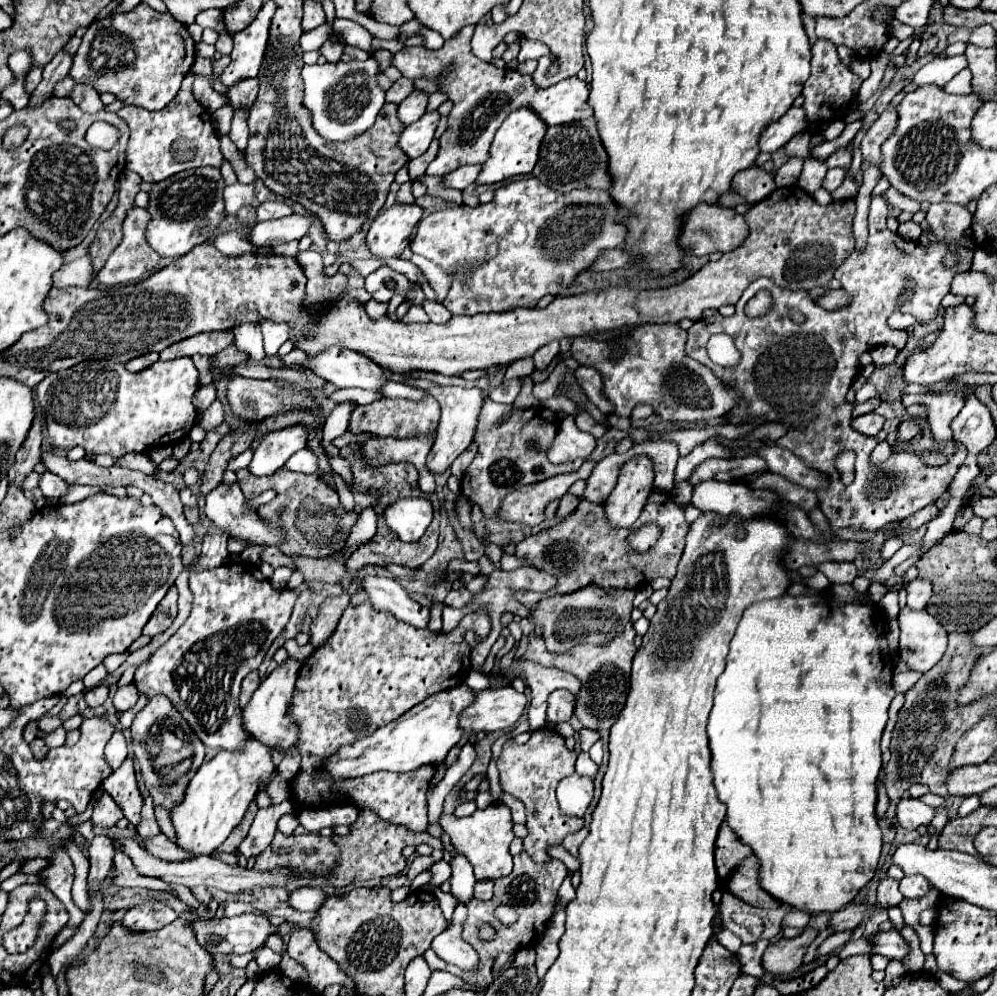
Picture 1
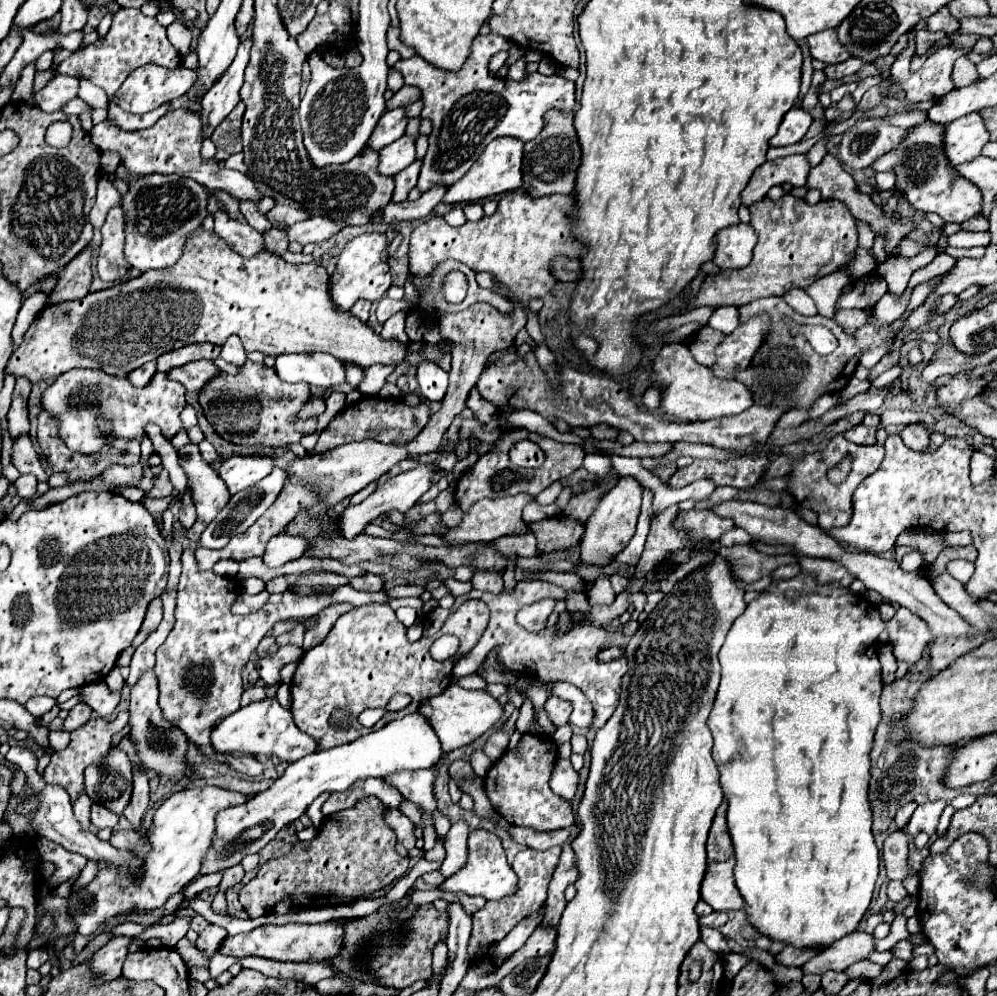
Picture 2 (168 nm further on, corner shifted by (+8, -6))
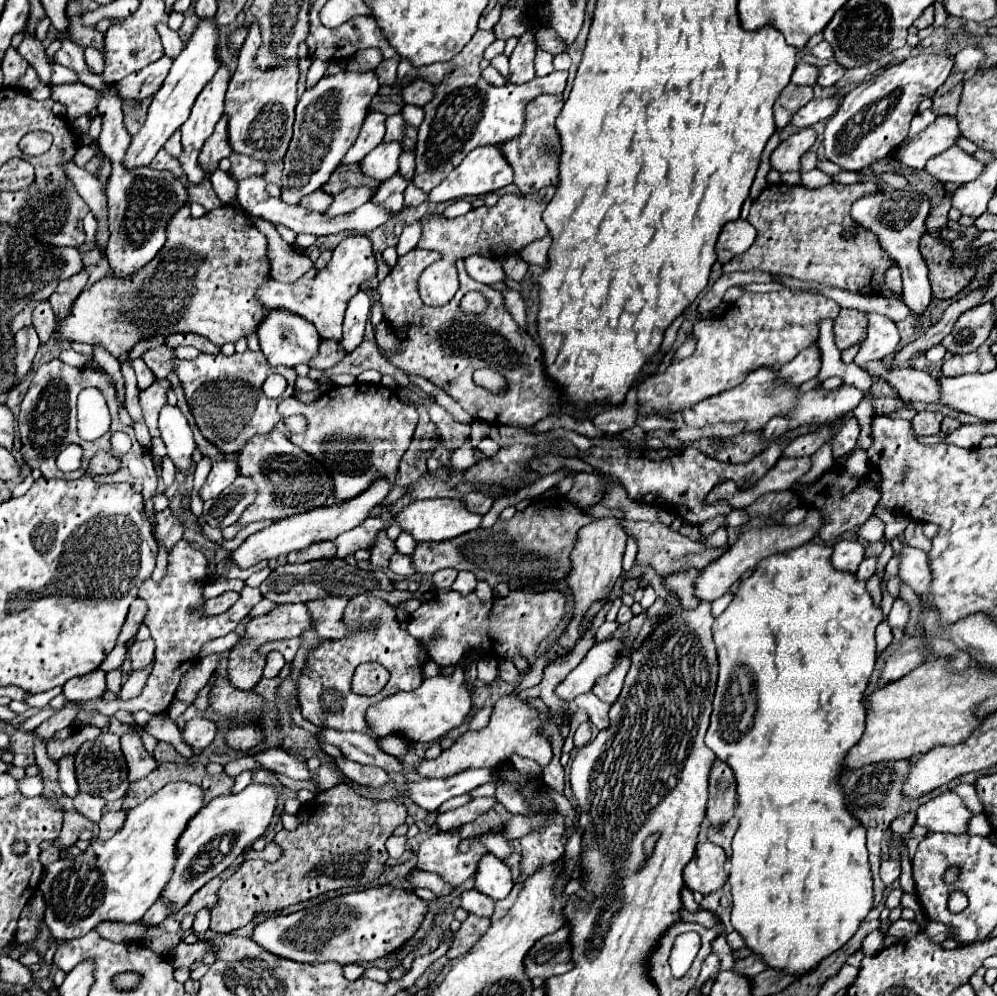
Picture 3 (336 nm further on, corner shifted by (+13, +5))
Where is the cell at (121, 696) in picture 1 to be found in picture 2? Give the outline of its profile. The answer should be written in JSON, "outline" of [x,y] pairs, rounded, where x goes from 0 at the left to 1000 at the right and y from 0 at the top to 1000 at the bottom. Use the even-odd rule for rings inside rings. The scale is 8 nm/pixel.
{"outline":[[[102,683],[82,689],[80,697],[82,697],[82,703],[84,703],[86,707],[90,707],[92,713],[94,713],[98,719],[104,719],[104,721],[110,719],[110,717],[116,713],[118,705],[120,705],[120,695],[108,693],[108,689],[106,689]]]}

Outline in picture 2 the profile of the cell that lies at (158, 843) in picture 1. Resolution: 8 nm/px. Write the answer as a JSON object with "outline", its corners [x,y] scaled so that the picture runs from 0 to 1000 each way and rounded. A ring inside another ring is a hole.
{"outline":[[[118,833],[112,837],[110,845],[116,849],[116,851],[122,851],[122,853],[132,853],[132,855],[146,855],[146,851],[150,851],[150,847],[146,847],[146,841],[144,837],[140,835],[134,835],[134,833]]]}

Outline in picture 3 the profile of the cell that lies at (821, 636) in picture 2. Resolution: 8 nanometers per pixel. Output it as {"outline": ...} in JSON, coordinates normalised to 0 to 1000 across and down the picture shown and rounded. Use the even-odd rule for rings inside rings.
{"outline":[[[807,545],[799,551],[771,557],[761,563],[755,575],[741,585],[739,595],[735,597],[731,609],[715,626],[715,642],[719,648],[721,660],[721,684],[715,702],[713,728],[707,738],[707,747],[723,764],[727,764],[739,782],[739,798],[743,812],[743,828],[735,840],[735,858],[733,858],[733,929],[745,941],[747,951],[751,951],[771,973],[781,973],[785,979],[805,981],[815,975],[827,961],[842,955],[862,933],[864,925],[876,913],[876,883],[870,864],[868,850],[868,830],[854,820],[846,808],[846,792],[840,786],[844,776],[844,764],[848,756],[864,742],[868,732],[868,710],[864,706],[870,692],[872,680],[878,668],[878,630],[886,623],[884,609],[880,609],[868,589],[868,583],[862,583],[858,575],[836,571],[834,567],[836,551],[823,545]]]}

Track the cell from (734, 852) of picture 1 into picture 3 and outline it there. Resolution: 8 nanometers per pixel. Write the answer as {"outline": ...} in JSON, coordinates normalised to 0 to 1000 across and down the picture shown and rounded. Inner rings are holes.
{"outline":[[[717,762],[711,776],[711,806],[709,806],[709,822],[715,830],[725,828],[737,818],[737,802],[739,802],[739,786],[737,778],[725,764]]]}

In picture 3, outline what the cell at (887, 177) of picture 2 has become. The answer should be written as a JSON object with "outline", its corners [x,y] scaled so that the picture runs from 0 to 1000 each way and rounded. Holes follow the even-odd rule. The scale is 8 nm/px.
{"outline":[[[930,109],[930,111],[922,111],[922,113],[916,117],[916,121],[914,121],[914,130],[912,130],[912,136],[910,136],[908,142],[916,140],[918,134],[924,134],[924,132],[926,132],[932,123],[936,123],[936,121],[938,121],[938,113],[936,113],[934,109]]]}

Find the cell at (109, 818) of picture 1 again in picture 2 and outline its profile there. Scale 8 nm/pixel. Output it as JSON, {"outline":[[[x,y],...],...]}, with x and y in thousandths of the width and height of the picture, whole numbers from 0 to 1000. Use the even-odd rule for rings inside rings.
{"outline":[[[92,807],[92,827],[96,831],[114,831],[118,827],[118,819],[108,811],[102,811],[102,807]]]}

